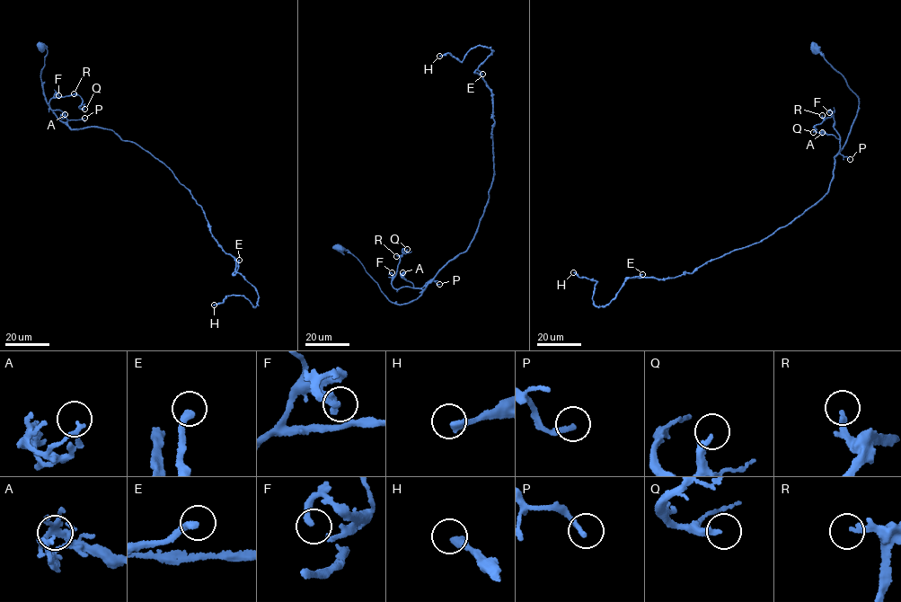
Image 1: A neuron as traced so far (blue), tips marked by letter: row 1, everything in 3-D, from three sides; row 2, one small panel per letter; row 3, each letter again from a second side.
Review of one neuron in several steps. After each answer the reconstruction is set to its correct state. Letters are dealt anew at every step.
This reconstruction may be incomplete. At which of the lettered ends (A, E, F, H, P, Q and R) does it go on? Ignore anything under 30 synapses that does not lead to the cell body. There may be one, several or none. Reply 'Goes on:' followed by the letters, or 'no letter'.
Goes on: E, H

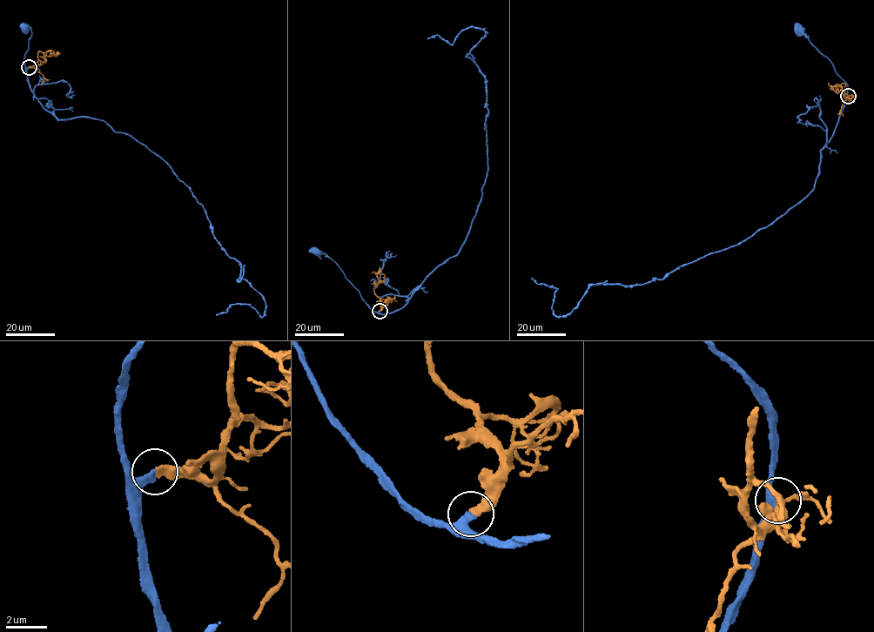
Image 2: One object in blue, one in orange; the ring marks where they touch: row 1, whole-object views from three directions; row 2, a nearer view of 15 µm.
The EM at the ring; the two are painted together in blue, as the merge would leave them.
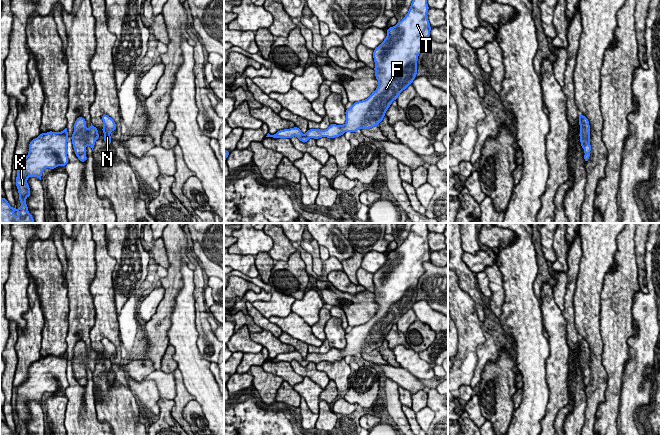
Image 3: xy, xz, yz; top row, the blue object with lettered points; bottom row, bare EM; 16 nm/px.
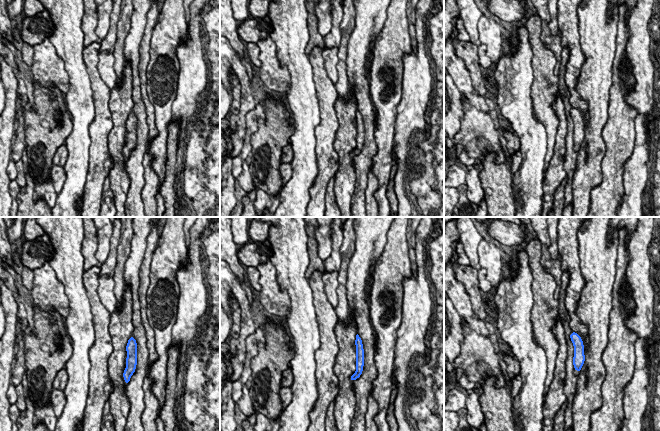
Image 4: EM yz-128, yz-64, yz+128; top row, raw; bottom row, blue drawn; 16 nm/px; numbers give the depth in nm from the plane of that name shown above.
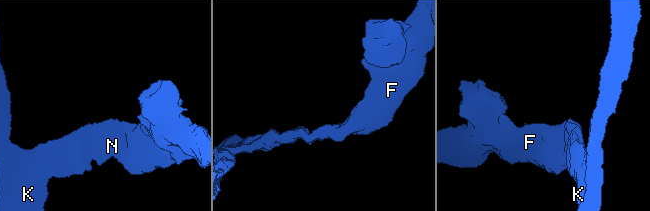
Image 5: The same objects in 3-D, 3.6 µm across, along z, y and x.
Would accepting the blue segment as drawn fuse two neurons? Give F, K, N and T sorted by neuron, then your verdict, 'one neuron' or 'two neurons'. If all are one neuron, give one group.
groups F K N T; one neuron

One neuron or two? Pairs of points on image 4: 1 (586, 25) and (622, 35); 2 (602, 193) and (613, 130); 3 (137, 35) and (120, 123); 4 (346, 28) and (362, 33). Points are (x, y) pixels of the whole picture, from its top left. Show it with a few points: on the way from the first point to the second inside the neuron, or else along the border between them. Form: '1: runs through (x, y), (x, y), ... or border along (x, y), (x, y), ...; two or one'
1: border along (617, 10), (618, 29), (616, 50), (613, 57); two
2: runs through (612, 177), (613, 146); one
3: border along (124, 61), (130, 64), (132, 92); two
4: border along (355, 10), (355, 26), (348, 41), (347, 53); two

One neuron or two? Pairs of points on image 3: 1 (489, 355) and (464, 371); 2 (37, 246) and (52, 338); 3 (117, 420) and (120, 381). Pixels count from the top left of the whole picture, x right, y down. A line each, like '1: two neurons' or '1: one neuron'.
1: two neurons
2: one neuron
3: one neuron

